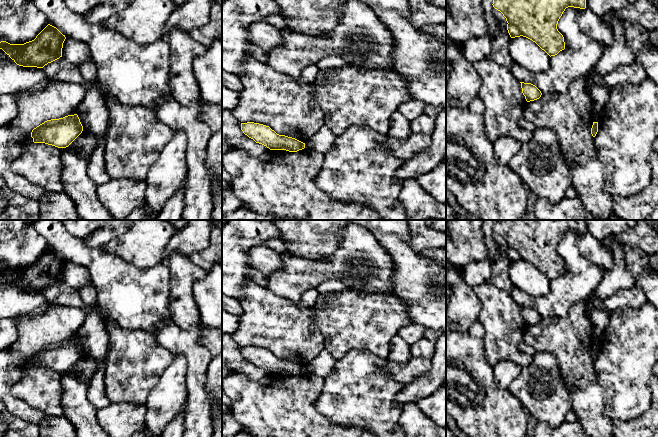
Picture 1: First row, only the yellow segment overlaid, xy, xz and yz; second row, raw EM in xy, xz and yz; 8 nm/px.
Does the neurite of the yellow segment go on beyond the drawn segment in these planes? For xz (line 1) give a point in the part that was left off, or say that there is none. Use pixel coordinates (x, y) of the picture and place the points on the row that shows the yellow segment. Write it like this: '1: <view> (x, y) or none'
1: none

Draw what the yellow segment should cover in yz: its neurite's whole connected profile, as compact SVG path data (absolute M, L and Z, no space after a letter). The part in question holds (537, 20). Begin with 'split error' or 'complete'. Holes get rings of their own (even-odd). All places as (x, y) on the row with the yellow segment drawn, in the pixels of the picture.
complete | M493 0L492 5L506 18L511 38L526 37L551 57L565 49L564 37L557 29L563 12L568 7L585 9L586 0Z

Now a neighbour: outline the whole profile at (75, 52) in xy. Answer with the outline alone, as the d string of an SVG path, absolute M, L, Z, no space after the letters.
M66 38L63 43L62 57L69 63L78 66L80 63L89 60L92 56L86 43Z

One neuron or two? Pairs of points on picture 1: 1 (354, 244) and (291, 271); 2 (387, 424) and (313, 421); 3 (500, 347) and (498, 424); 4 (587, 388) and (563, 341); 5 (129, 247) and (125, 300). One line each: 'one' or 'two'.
1: one
2: two
3: two
4: one
5: two

